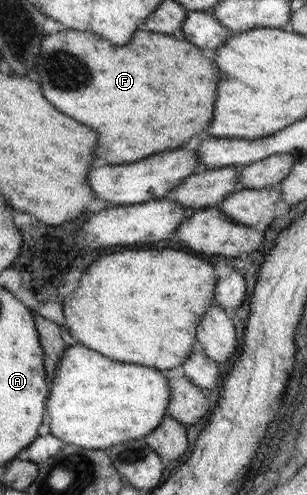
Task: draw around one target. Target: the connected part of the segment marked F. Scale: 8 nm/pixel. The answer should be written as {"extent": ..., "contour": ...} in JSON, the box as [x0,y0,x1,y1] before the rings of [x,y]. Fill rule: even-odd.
{"extent":[36,31,218,165],"contour":[[[59,31],[48,37],[42,35],[40,43],[36,59],[40,89],[58,111],[98,133],[94,163],[106,161],[122,165],[150,157],[150,153],[176,149],[194,137],[196,131],[204,131],[212,121],[218,69],[214,69],[212,61],[204,57],[200,49],[184,39],[174,39],[162,33],[136,31],[128,45],[116,47],[92,33]]]}

